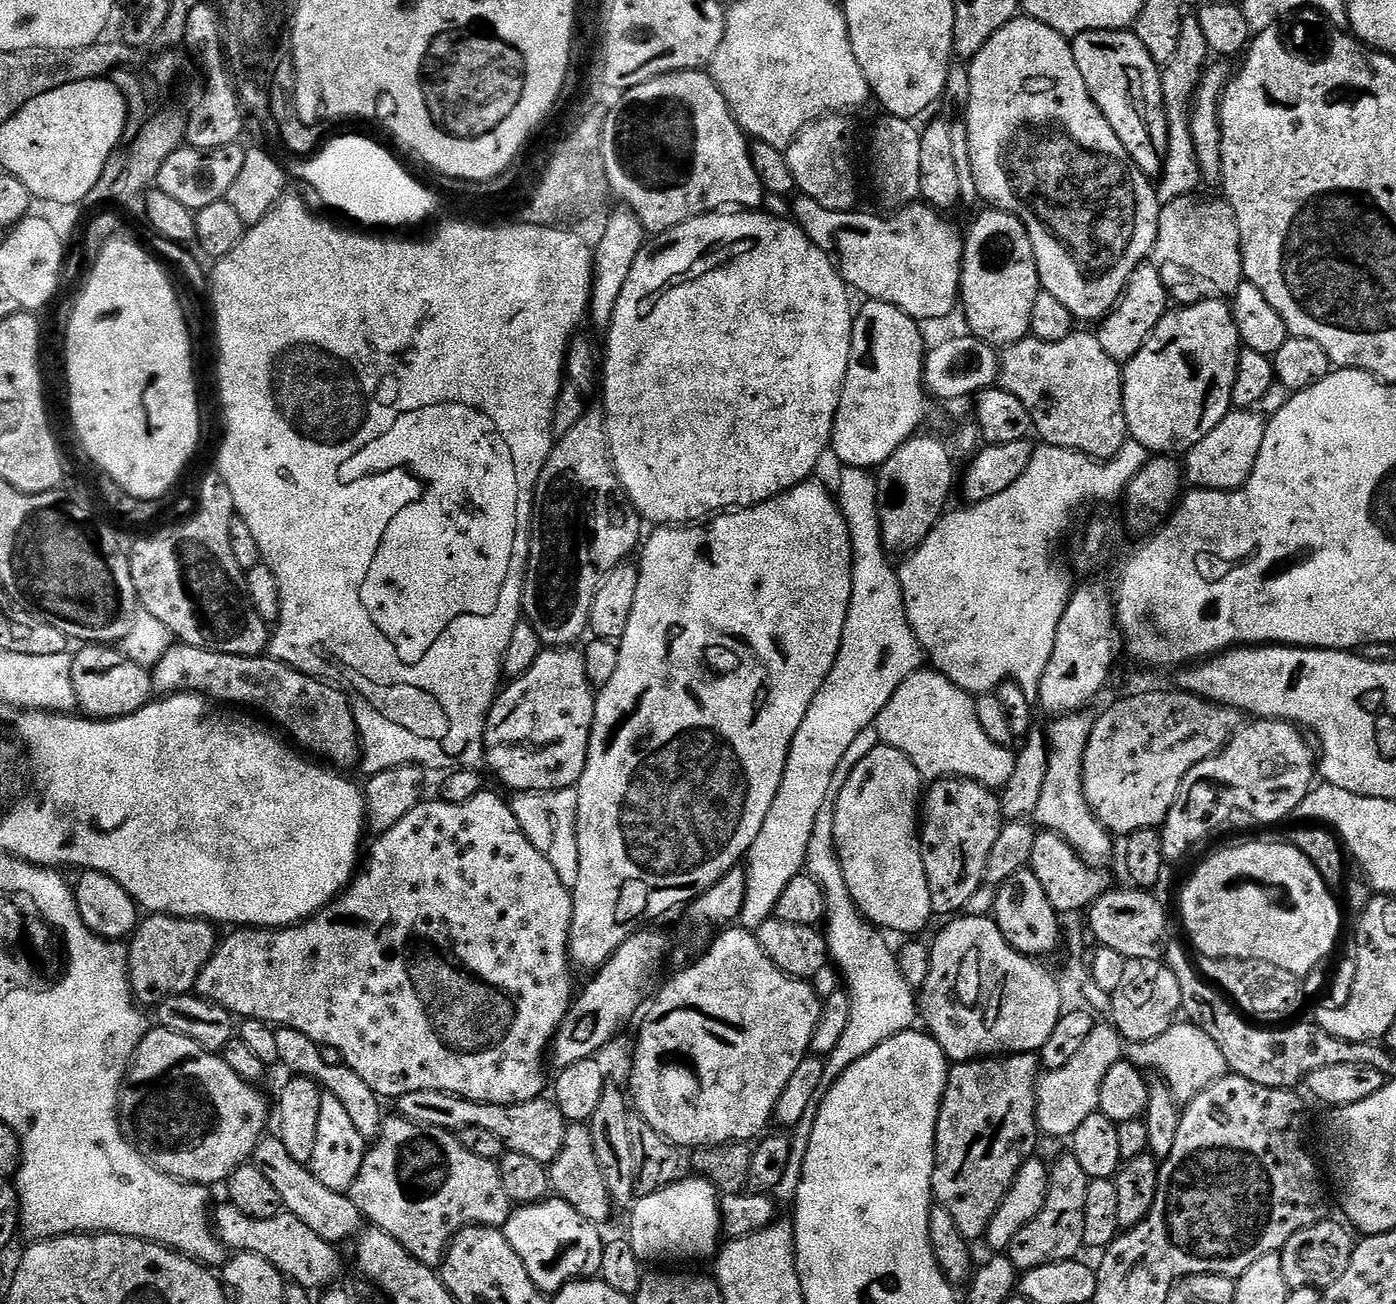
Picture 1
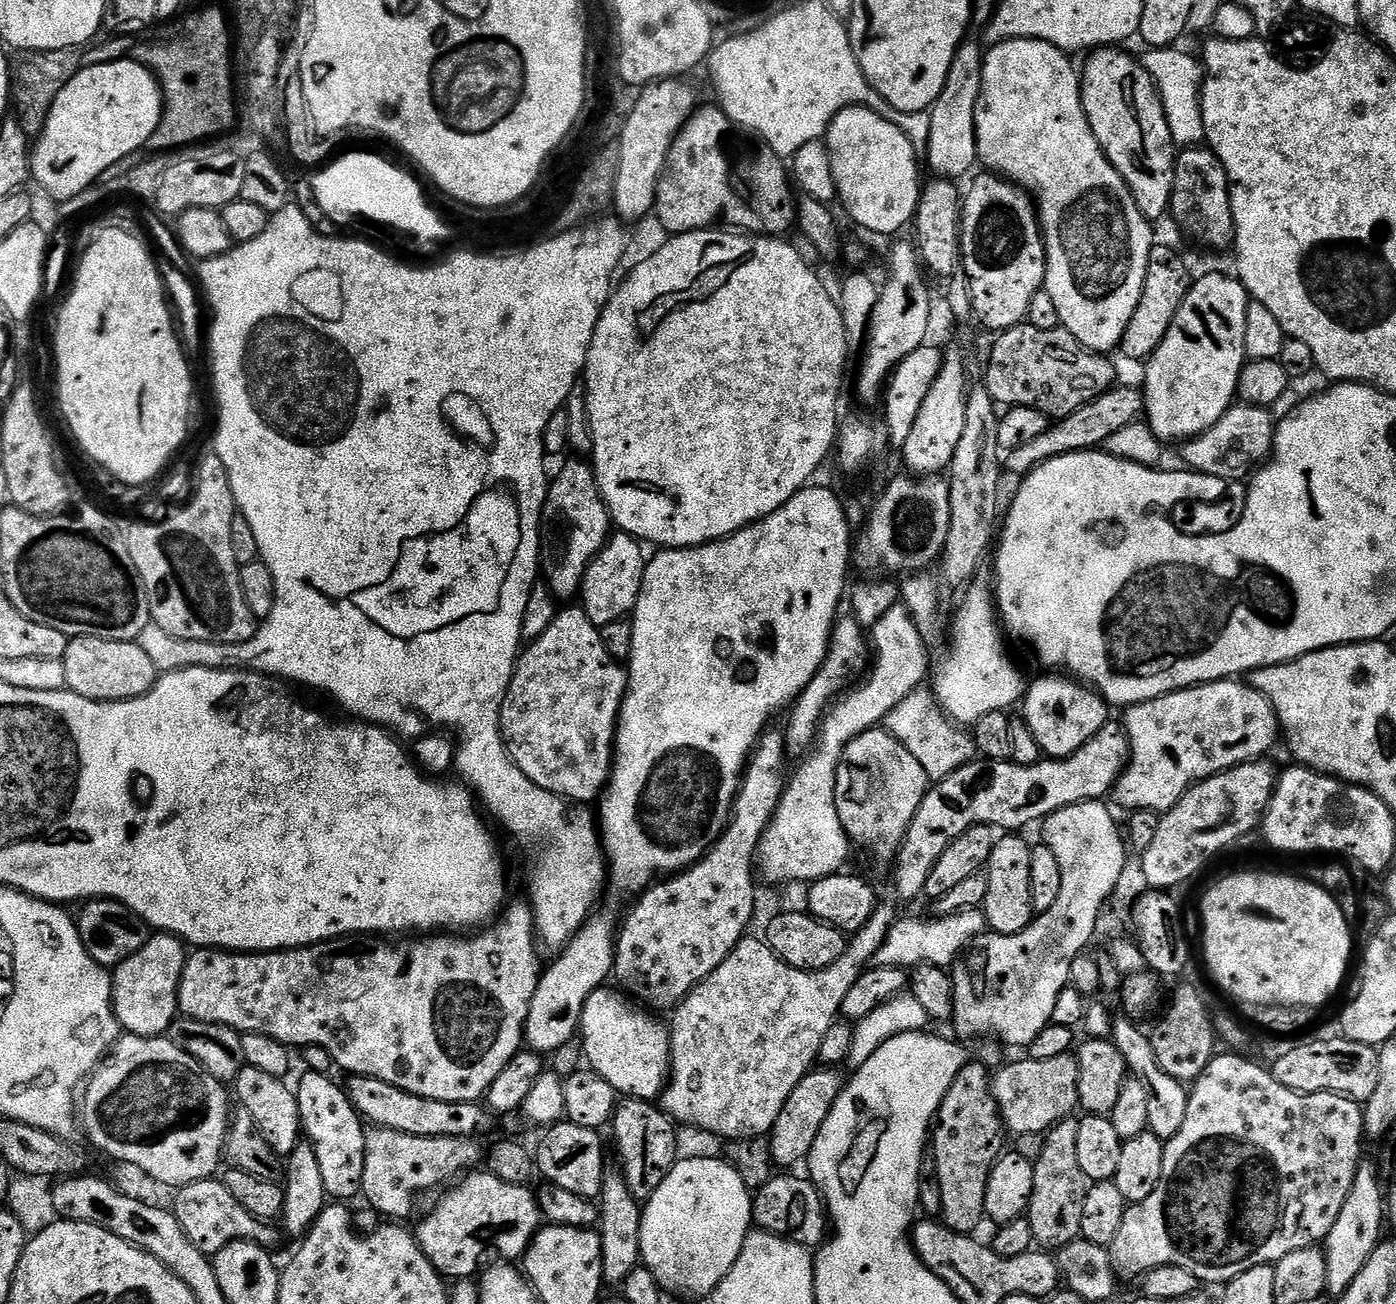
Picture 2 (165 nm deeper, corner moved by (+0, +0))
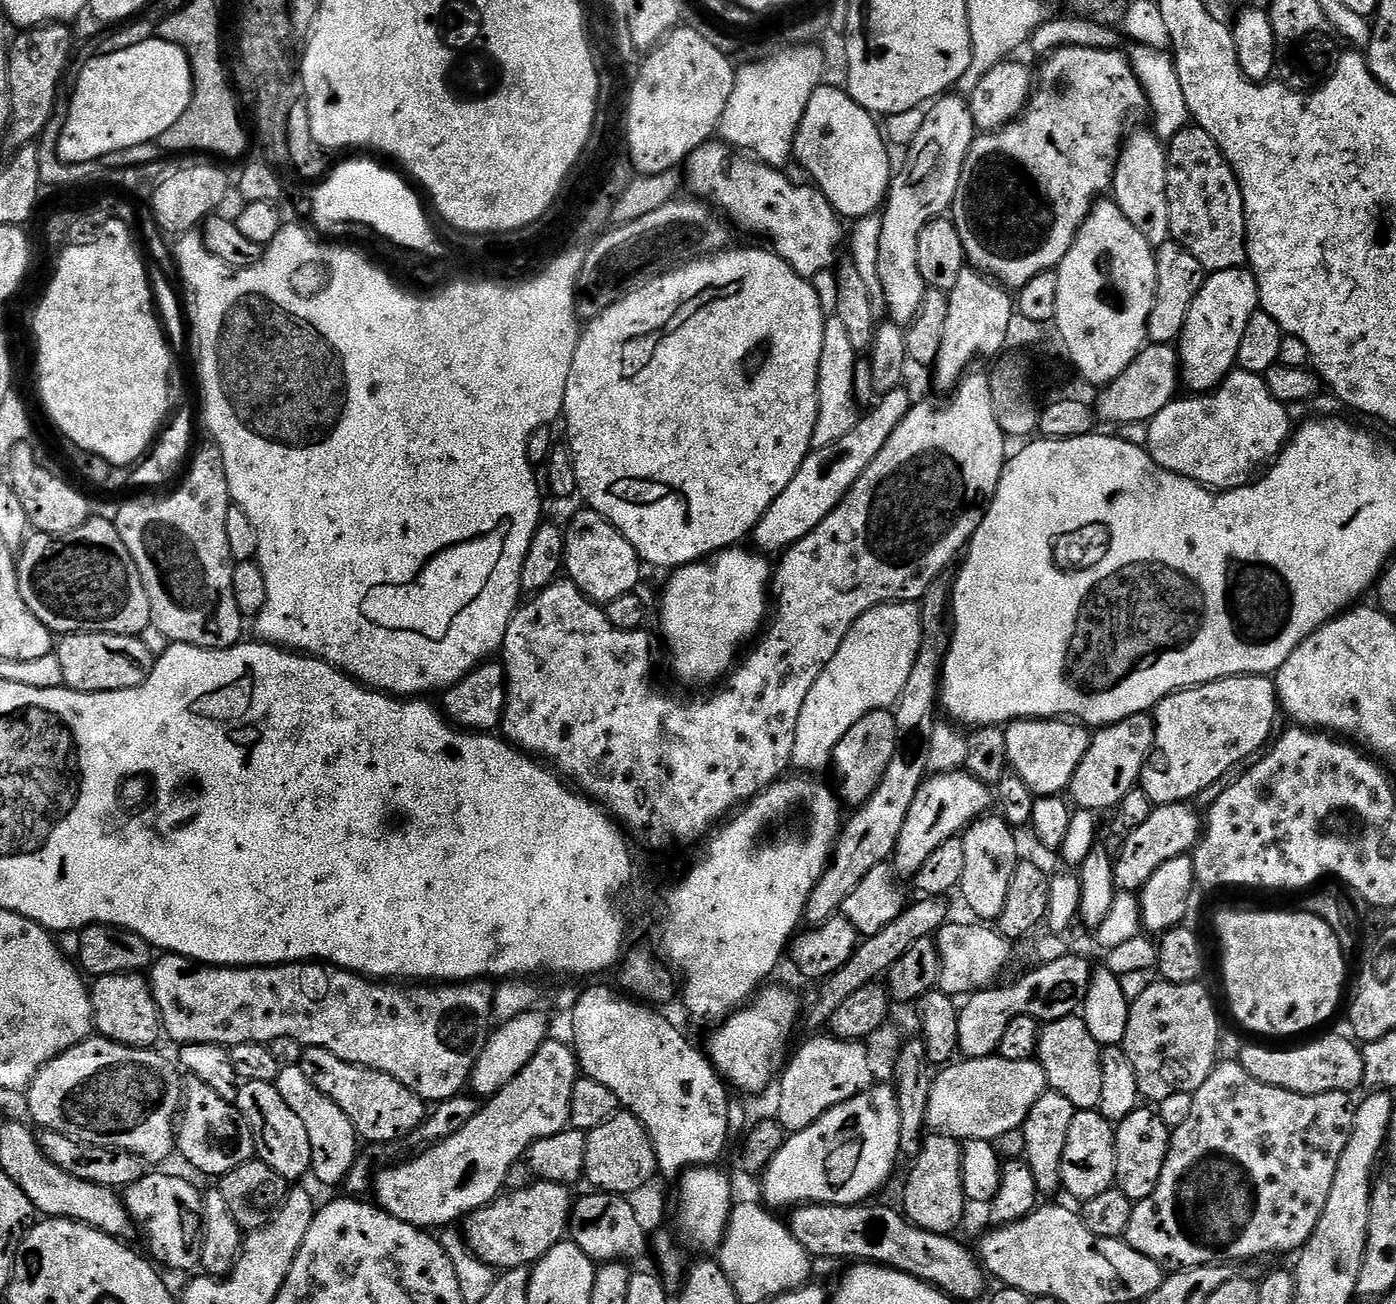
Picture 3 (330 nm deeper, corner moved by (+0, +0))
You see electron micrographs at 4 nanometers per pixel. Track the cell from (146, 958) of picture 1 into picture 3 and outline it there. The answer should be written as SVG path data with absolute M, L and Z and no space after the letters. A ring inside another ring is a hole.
M114 974L95 977L90 984L90 995L92 1023L95 1031L104 1039L124 1044L127 1048L147 1049L162 1040L160 1011L154 1002L151 983L143 975Z

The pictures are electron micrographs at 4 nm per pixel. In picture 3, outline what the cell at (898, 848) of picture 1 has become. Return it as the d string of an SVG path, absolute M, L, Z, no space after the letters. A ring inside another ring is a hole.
M888 710L866 714L862 722L855 724L844 735L842 742L838 742L838 746L832 751L832 759L836 776L840 779L838 795L845 805L863 806L871 800L884 781L890 762L896 756L897 747L896 717Z

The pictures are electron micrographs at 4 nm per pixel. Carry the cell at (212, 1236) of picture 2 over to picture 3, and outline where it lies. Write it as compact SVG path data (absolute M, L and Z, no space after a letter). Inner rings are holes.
M164 1170L149 1171L141 1180L123 1189L124 1205L132 1215L133 1225L144 1235L152 1251L151 1259L157 1265L165 1264L176 1272L195 1273L201 1267L204 1197L201 1189L196 1189L190 1181L160 1171Z

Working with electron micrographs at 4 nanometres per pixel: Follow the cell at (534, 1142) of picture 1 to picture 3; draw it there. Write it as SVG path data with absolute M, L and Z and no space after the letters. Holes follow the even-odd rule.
M305 1047L299 1064L302 1074L330 1098L350 1118L361 1141L372 1144L392 1144L395 1140L411 1137L424 1123L430 1112L429 1105L421 1096L414 1094L402 1082L382 1074L378 1070L363 1068L350 1062L342 1062L338 1054L330 1054L325 1048Z

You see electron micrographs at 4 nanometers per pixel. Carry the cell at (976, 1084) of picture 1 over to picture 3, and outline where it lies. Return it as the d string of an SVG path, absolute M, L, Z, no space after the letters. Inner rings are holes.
M932 1134L923 1141L923 1149L915 1159L908 1185L904 1188L902 1211L911 1224L939 1236L952 1236L955 1228L964 1220L964 1183L962 1182L962 1158L964 1150L961 1141Z

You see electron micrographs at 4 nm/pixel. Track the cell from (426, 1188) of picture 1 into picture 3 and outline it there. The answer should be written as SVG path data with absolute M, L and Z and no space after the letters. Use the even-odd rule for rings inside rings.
M537 1182L526 1190L497 1196L488 1207L479 1208L477 1212L471 1213L463 1221L462 1235L468 1241L468 1249L479 1260L497 1270L528 1268L538 1263L555 1244L559 1244L561 1240L565 1239L566 1233L569 1231L574 1196L568 1192L571 1191L562 1184Z

